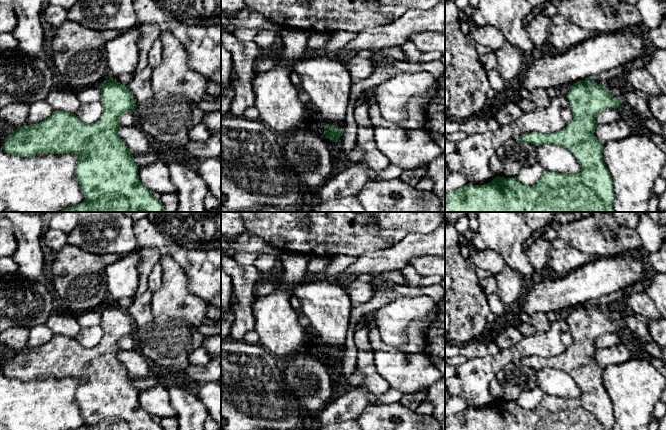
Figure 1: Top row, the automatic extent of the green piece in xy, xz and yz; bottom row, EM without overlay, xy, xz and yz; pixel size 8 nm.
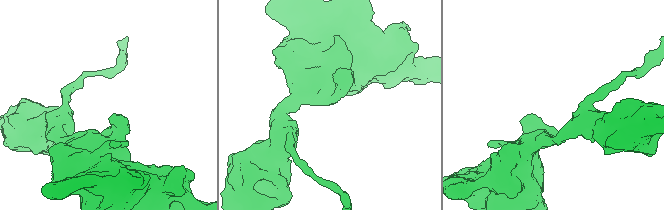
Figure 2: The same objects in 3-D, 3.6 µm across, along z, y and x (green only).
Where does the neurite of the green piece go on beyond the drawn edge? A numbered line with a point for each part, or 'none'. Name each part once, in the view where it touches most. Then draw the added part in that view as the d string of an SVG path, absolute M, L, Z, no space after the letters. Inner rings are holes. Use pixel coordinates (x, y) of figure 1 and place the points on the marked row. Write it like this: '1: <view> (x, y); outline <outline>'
none

